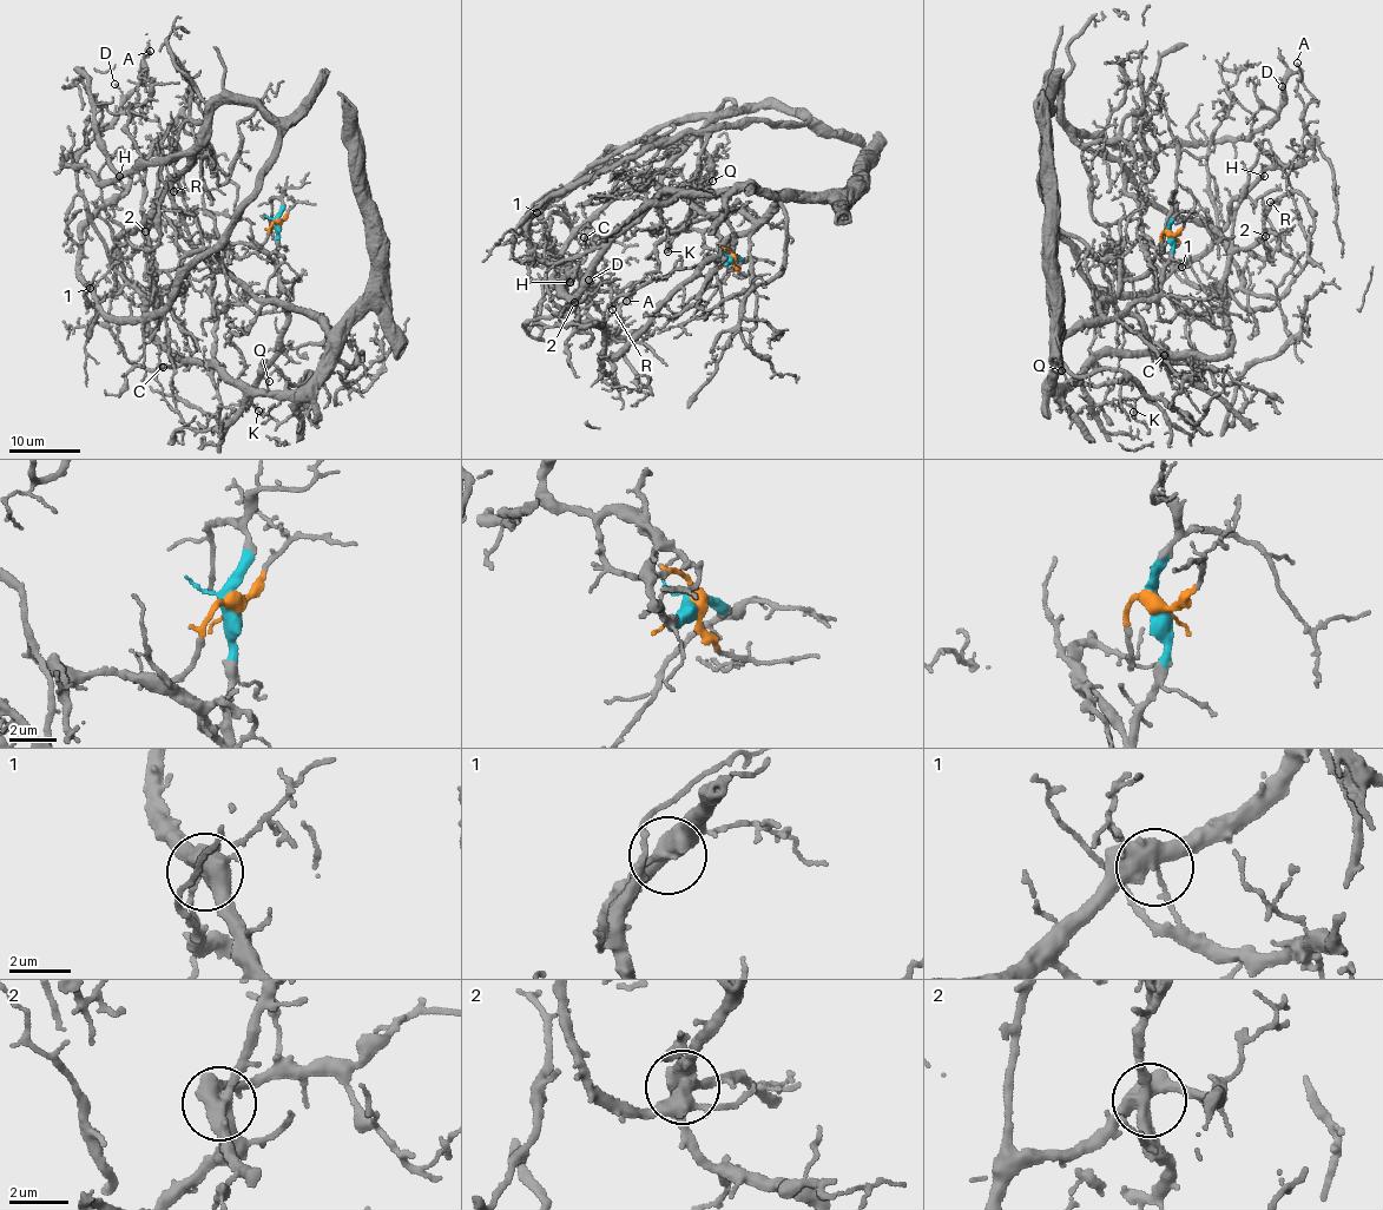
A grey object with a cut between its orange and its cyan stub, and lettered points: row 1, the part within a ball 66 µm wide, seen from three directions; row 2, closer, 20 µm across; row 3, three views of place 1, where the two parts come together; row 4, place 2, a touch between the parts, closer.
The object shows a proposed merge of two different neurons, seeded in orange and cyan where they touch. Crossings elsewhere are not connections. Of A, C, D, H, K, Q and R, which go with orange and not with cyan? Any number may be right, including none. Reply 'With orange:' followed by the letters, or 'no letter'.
With orange: A, D, H, R

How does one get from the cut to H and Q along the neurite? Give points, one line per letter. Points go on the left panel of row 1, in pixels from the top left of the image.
H: (277, 223), (259, 245), (222, 242), (222, 269), (212, 252), (160, 309), (104, 314), (80, 236), (119, 177)
Q: (277, 223), (280, 278), (292, 307), (316, 316), (328, 340), (327, 365), (301, 388), (269, 392), (269, 380)

